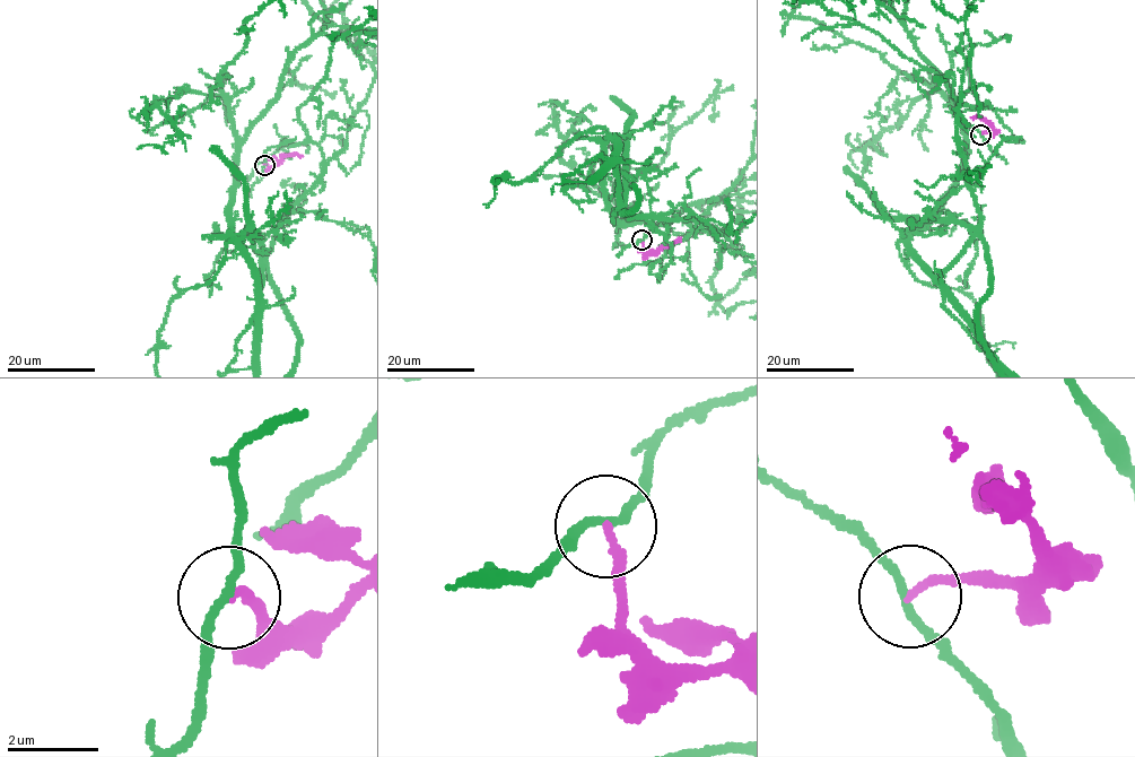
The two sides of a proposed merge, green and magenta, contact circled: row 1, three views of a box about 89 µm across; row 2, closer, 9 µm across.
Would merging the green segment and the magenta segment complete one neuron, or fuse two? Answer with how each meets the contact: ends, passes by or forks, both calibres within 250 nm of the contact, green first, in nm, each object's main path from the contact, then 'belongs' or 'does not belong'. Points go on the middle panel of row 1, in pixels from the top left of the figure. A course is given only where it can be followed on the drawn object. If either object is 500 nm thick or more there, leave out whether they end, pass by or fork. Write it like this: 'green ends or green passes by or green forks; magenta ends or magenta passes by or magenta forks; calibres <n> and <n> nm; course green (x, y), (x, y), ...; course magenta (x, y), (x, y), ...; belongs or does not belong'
green passes by; magenta ends; calibres 170 and 180 nm; course magenta (640, 240), (645, 251), (656, 253), (681, 238); does not belong

